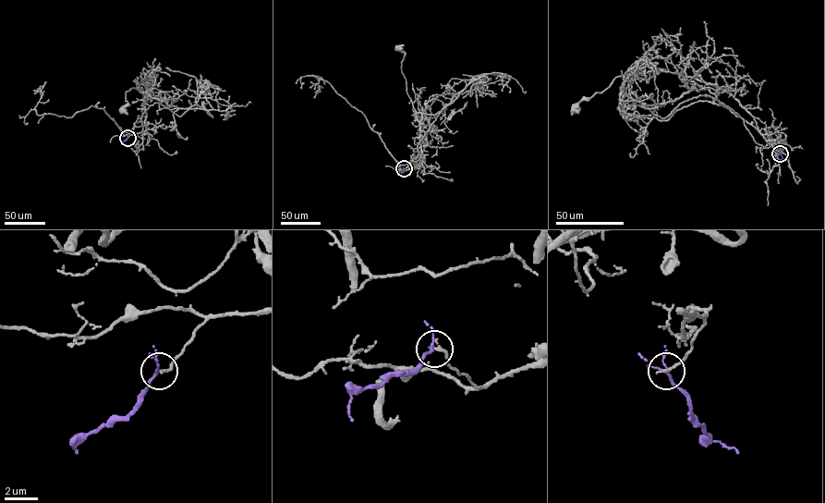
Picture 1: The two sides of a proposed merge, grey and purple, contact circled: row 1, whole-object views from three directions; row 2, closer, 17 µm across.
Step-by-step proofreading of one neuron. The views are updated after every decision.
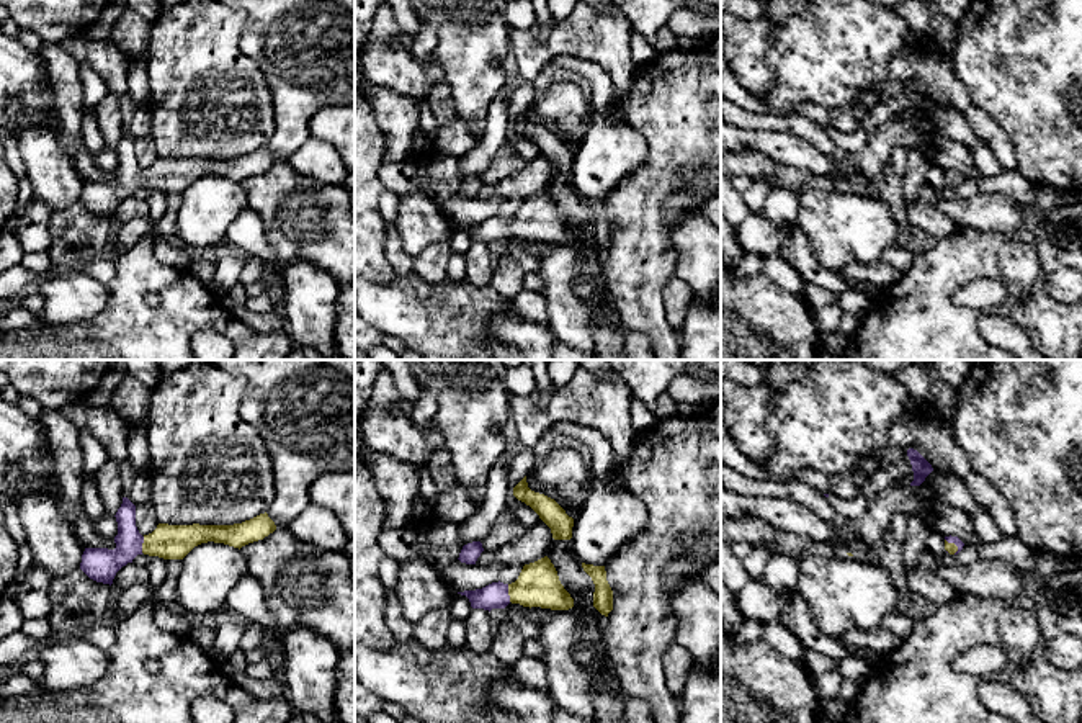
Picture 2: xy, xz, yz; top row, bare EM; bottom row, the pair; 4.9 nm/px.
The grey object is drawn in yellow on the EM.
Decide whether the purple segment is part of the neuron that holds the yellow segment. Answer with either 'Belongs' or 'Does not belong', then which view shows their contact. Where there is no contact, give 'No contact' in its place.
Belongs. Touches yellow in xz

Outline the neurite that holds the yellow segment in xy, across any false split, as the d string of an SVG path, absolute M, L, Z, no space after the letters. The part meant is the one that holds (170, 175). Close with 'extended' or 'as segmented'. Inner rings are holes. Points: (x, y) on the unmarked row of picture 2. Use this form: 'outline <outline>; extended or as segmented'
outline M123 131L116 146L116 182L85 182L80 203L93 214L113 218L116 206L132 196L137 188L159 190L163 193L183 193L194 180L208 175L242 182L263 173L276 164L268 147L234 159L168 159L159 157L149 168L141 168L136 160L136 139Z; extended

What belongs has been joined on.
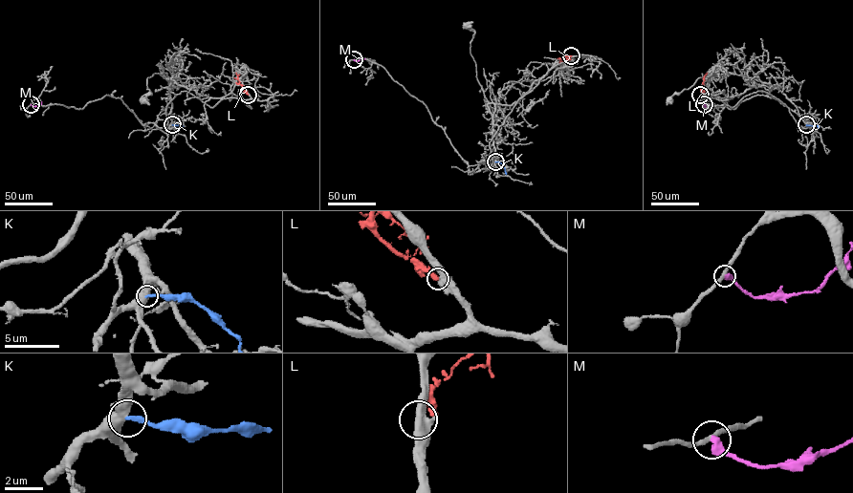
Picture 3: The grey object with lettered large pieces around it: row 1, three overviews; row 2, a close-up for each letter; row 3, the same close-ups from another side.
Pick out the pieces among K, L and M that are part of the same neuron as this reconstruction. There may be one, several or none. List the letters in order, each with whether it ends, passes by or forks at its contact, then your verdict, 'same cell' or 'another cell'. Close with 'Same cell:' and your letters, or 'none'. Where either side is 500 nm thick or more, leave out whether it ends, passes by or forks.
K: another cell
L: it ends | another cell
M: it ends | another cell
Same cell: none

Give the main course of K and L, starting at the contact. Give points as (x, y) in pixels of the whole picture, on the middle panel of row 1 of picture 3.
K: (495, 161), (503, 165), (506, 174)
L: (571, 55), (559, 62)

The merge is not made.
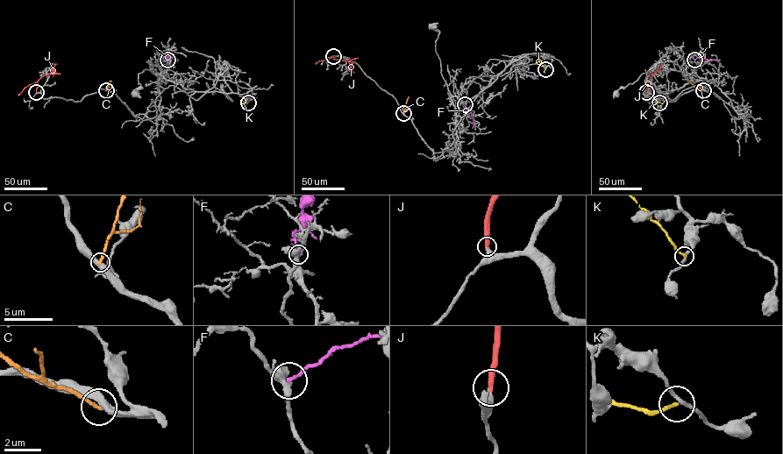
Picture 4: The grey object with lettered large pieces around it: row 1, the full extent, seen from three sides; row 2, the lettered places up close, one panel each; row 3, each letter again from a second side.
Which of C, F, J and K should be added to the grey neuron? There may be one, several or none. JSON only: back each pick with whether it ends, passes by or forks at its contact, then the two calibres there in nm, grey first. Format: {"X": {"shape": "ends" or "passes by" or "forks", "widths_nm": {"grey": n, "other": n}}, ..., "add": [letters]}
{"J": {"shape": "ends", "widths_nm": {"grey": 400, "other": 360}}, "add": ["J"]}

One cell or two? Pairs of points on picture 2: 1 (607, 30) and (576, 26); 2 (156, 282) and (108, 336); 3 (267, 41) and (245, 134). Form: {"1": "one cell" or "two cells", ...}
{"1": "one cell", "2": "one cell", "3": "two cells"}

